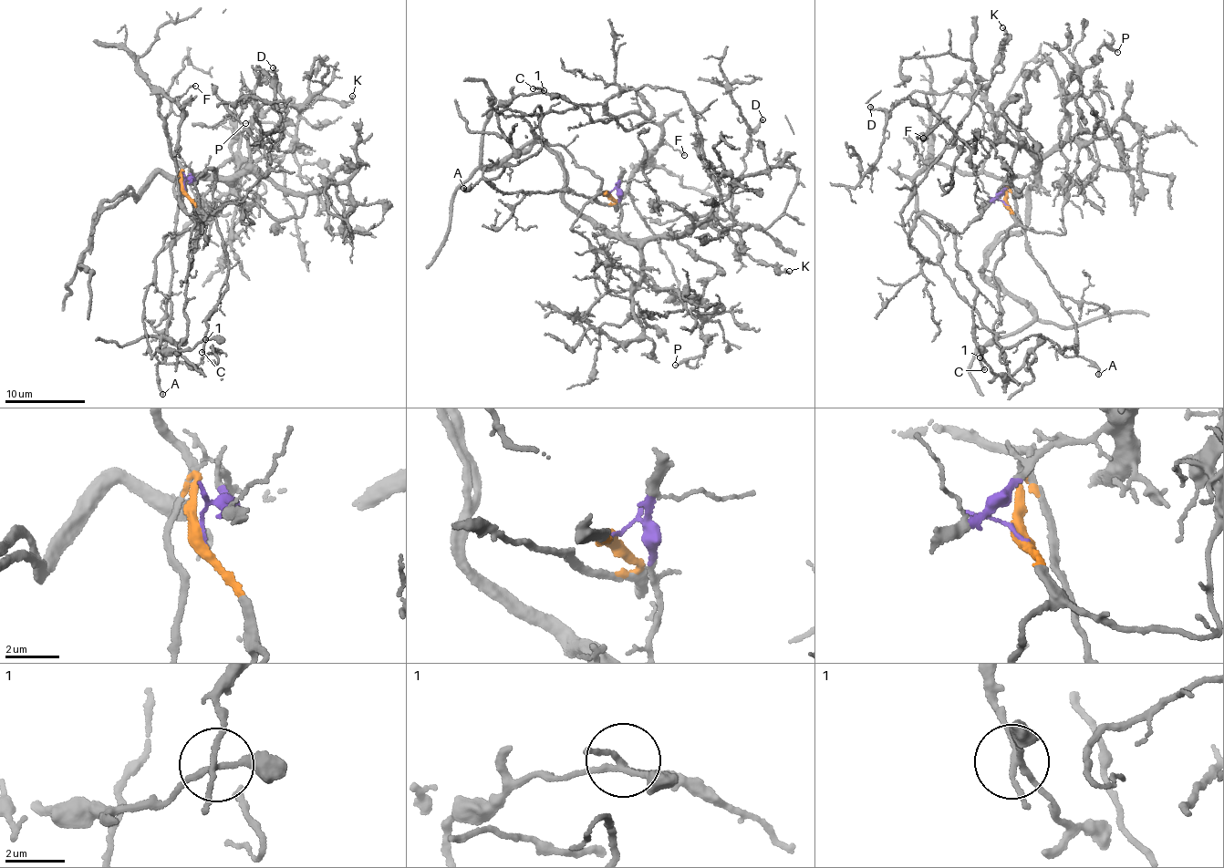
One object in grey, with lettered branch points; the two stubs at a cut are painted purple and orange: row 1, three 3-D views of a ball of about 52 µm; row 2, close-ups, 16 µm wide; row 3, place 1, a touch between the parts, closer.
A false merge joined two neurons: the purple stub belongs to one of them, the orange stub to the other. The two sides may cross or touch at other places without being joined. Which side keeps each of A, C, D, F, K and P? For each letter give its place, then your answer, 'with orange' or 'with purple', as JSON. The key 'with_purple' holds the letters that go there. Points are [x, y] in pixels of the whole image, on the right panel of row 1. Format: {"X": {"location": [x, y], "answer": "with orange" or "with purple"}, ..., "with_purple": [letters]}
{"A": {"location": [1098, 374], "answer": "with orange"}, "C": {"location": [984, 369], "answer": "with orange"}, "D": {"location": [870, 107], "answer": "with purple"}, "F": {"location": [923, 138], "answer": "with orange"}, "K": {"location": [1002, 27], "answer": "with purple"}, "P": {"location": [1117, 52], "answer": "with purple"}, "with_purple": ["D", "K", "P"]}

